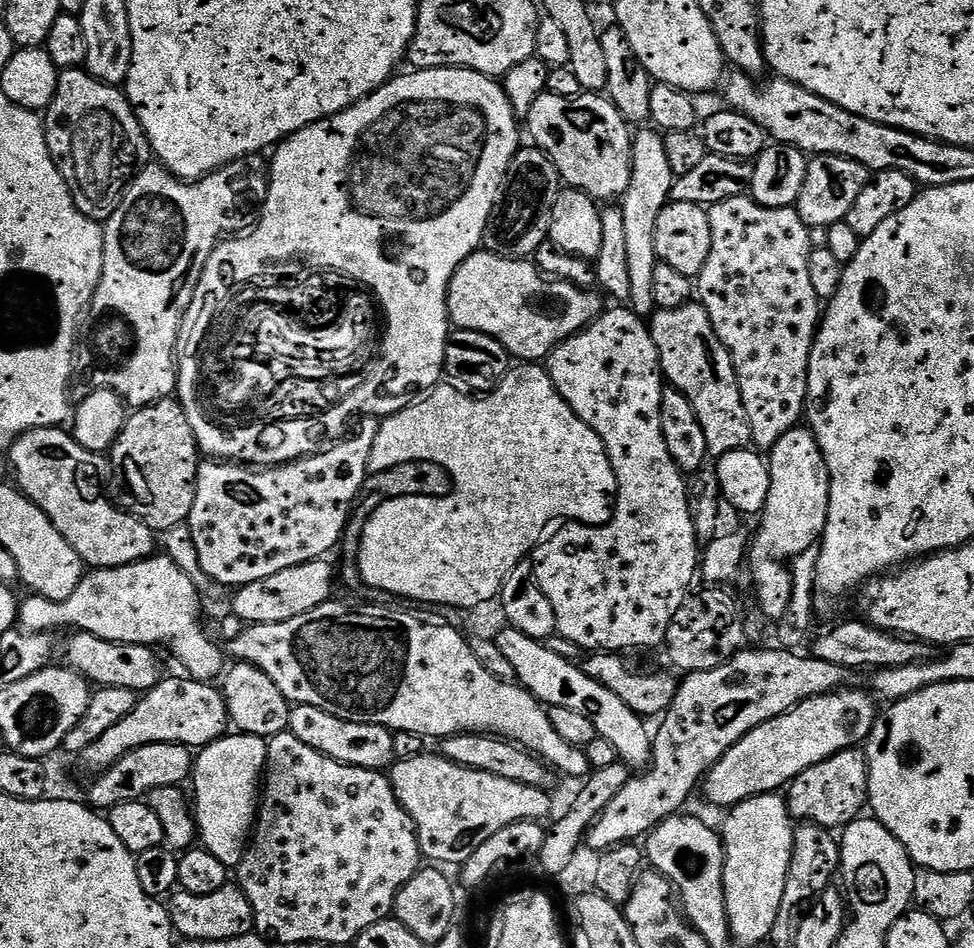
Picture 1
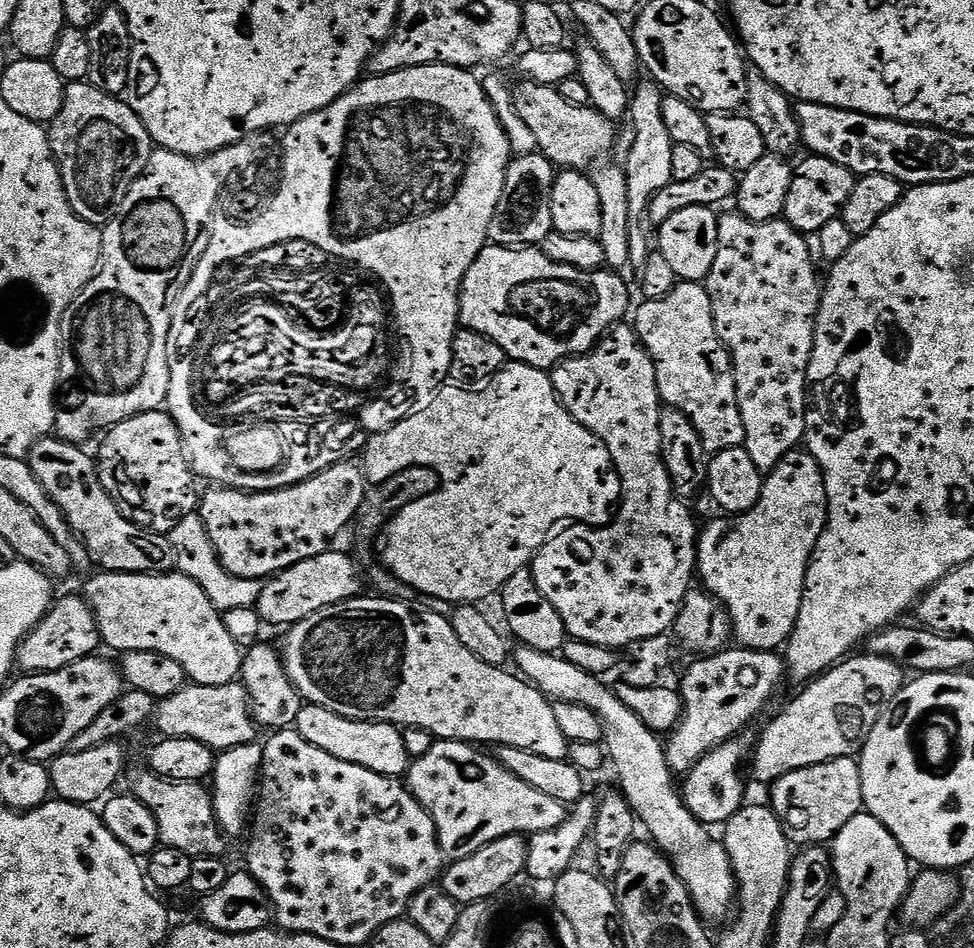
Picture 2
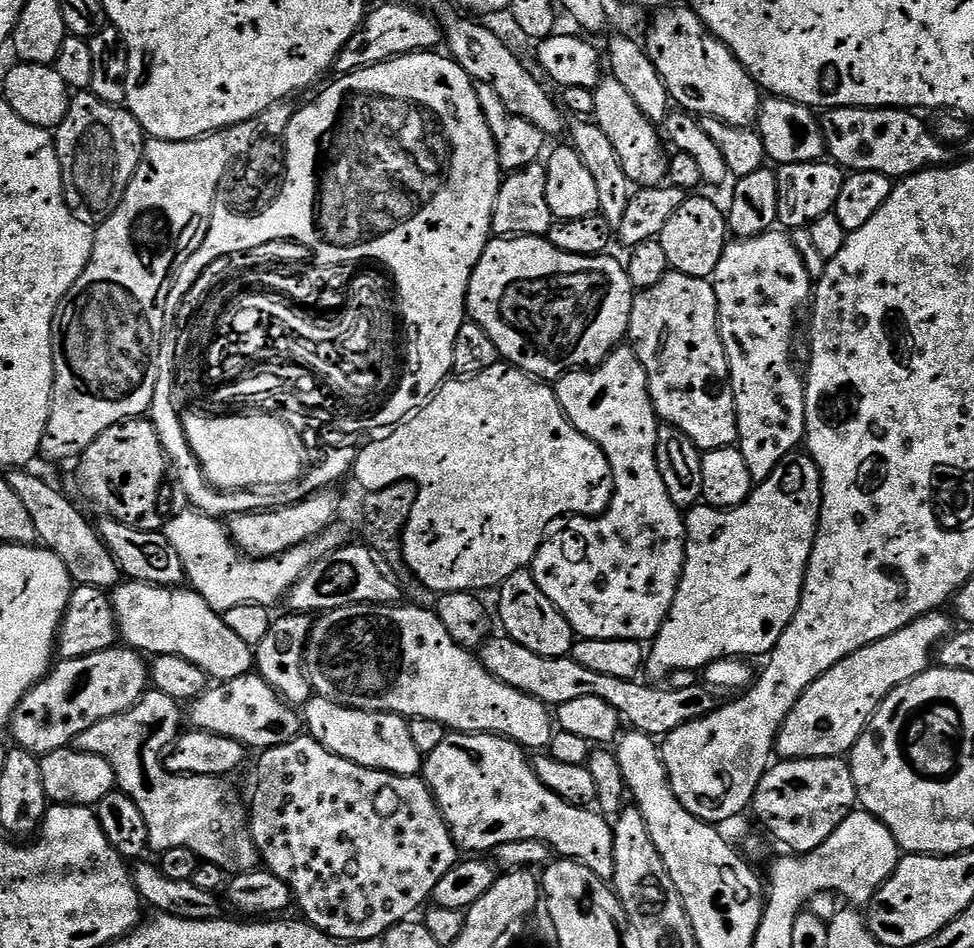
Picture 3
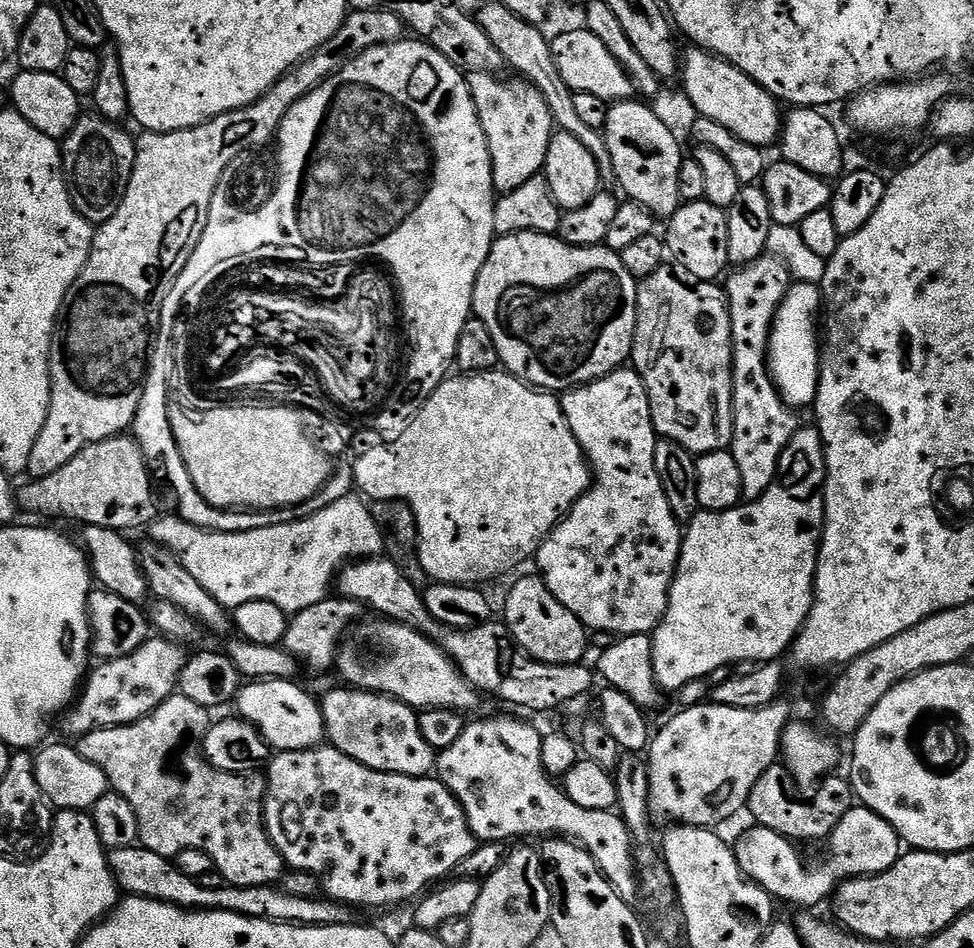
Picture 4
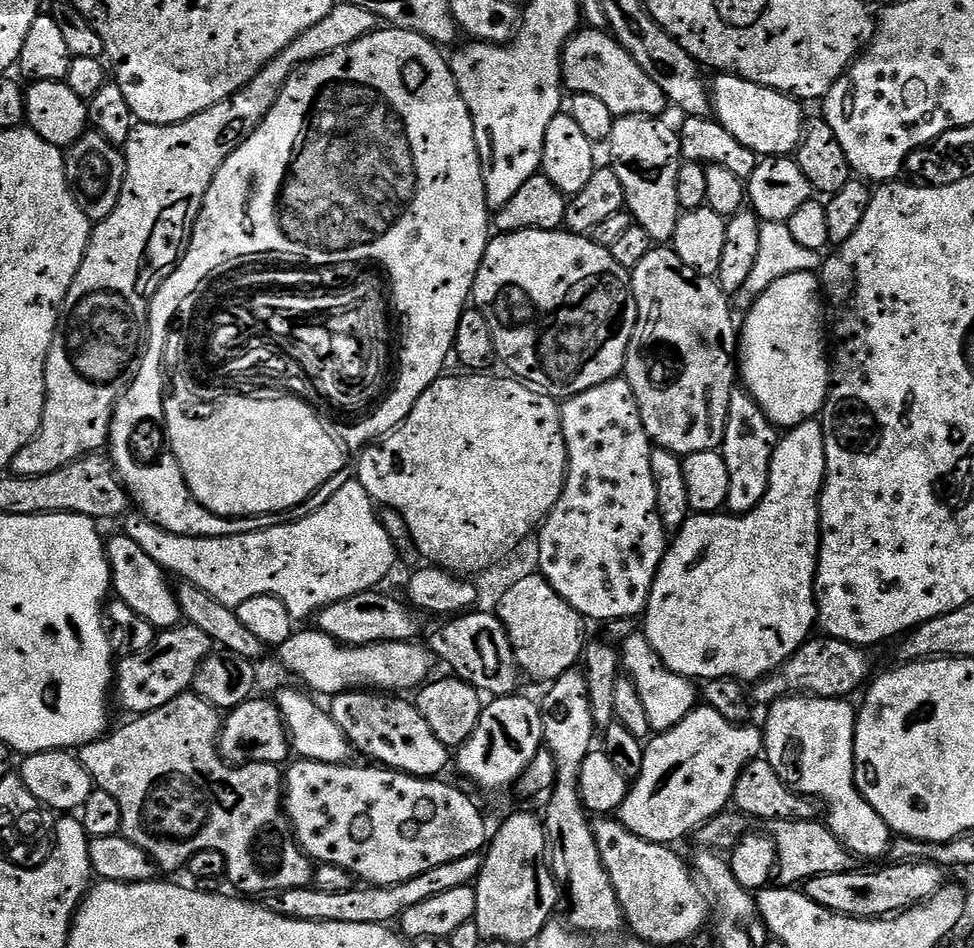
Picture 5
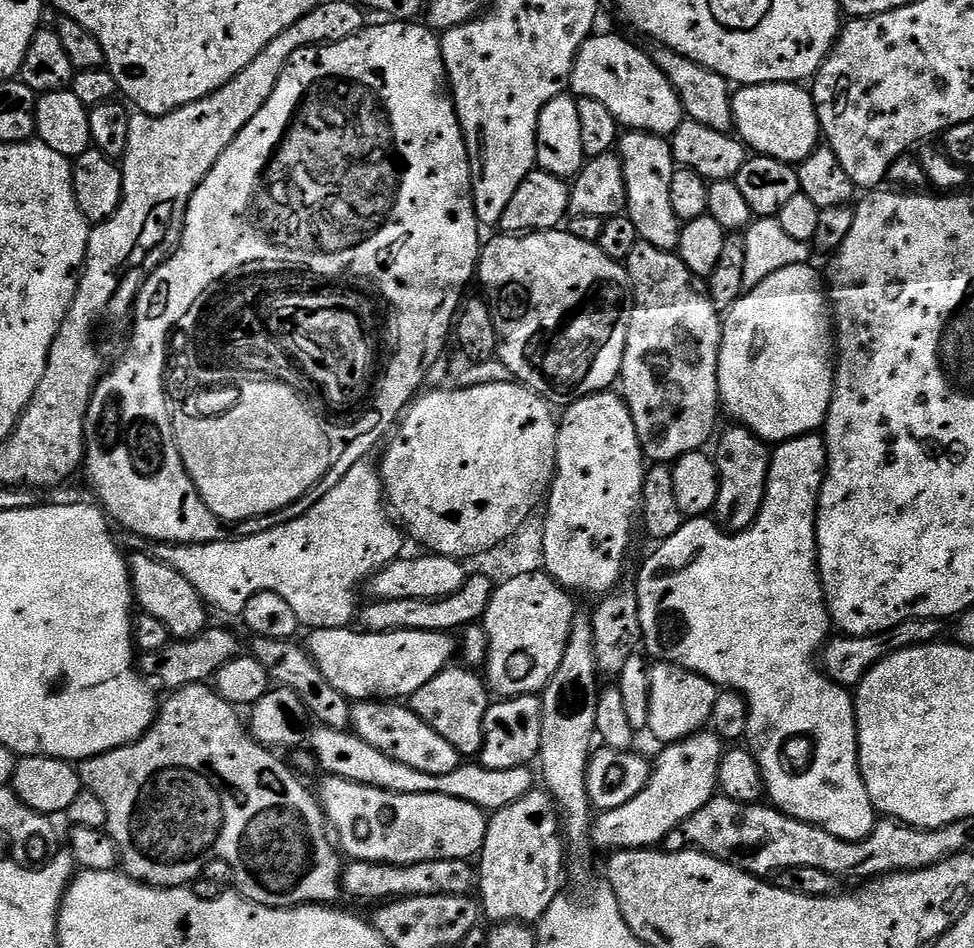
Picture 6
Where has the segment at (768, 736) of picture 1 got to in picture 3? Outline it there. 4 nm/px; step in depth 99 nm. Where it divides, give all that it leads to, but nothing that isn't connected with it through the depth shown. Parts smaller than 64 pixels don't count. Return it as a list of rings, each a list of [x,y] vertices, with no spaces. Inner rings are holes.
[[[937,610],[919,616],[902,630],[870,646],[862,646],[862,650],[854,650],[854,654],[826,670],[826,674],[822,674],[822,678],[815,680],[802,698],[798,698],[794,710],[790,710],[776,736],[775,755],[786,760],[847,757],[872,723],[880,703],[899,684],[910,682],[933,667],[934,653],[954,632],[953,617],[946,613]]]

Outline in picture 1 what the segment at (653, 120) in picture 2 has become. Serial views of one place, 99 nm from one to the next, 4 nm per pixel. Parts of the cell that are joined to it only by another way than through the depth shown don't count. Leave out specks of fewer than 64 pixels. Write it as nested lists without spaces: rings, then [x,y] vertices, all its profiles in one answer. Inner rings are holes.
[[[648,130],[637,131],[632,142],[632,181],[619,209],[626,222],[626,255],[630,269],[630,298],[627,303],[637,316],[648,318],[657,311],[654,302],[654,266],[658,261],[654,236],[658,230],[658,214],[662,214],[670,202],[672,185],[677,176],[672,173],[670,158],[666,156],[664,136],[656,130],[644,131]]]

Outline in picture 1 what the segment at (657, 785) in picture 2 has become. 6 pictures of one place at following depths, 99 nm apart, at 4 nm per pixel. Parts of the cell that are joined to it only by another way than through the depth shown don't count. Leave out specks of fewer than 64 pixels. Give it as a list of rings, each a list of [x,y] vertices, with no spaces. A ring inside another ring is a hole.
[[[507,626],[498,634],[495,638],[495,644],[498,646],[498,650],[502,652],[503,657],[510,662],[511,666],[514,666],[514,674],[520,687],[531,692],[541,704],[549,709],[561,708],[562,710],[575,710],[577,714],[586,714],[586,718],[590,718],[590,722],[594,722],[597,737],[610,742],[610,746],[614,746],[616,750],[617,757],[629,768],[644,770],[651,765],[653,733],[650,728],[648,732],[647,726],[644,725],[647,724],[645,717],[639,716],[634,710],[630,710],[630,706],[626,706],[626,702],[622,702],[622,698],[618,698],[618,694],[606,690],[606,686],[602,686],[602,682],[594,682],[594,678],[587,676],[579,663],[559,657],[551,650],[546,650],[543,642],[531,640],[529,636],[511,626]]]

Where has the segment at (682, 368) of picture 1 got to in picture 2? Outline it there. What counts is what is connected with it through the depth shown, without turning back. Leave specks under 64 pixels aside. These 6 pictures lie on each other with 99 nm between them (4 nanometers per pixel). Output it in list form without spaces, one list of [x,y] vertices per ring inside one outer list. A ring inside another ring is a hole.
[[[680,282],[664,298],[644,300],[641,305],[636,312],[634,327],[638,338],[654,362],[661,401],[674,410],[680,410],[693,423],[708,454],[743,448],[744,423],[738,410],[732,358],[724,343],[718,338],[718,330],[714,326],[714,310],[707,287],[700,282]]]

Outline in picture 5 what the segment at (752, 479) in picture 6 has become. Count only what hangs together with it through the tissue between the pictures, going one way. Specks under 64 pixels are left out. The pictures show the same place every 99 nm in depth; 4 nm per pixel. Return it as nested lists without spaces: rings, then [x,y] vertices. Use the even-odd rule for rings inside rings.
[[[743,387],[733,388],[722,445],[726,470],[730,473],[730,494],[726,505],[729,513],[752,512],[762,502],[770,482],[770,466],[780,437],[776,425],[768,421],[755,398]]]

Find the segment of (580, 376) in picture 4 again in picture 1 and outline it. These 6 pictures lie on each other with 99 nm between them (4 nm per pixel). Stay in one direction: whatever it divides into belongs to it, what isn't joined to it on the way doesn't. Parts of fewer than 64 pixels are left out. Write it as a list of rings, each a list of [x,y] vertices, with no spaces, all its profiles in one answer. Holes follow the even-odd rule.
[[[478,250],[462,262],[448,287],[448,319],[457,329],[481,332],[492,336],[520,362],[540,362],[547,358],[563,340],[577,336],[580,331],[600,317],[602,296],[599,291],[579,288],[568,280],[545,276],[531,259],[511,260],[487,250]]]

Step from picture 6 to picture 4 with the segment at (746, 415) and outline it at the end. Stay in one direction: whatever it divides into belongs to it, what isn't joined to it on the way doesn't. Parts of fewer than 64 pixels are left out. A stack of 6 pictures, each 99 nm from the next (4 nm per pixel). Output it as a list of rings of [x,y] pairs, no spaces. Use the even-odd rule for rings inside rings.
[[[793,283],[784,295],[780,308],[776,311],[776,321],[772,323],[772,333],[768,339],[768,373],[776,383],[776,389],[786,401],[789,408],[801,410],[813,403],[816,398],[816,387],[820,381],[820,344],[818,343],[818,313],[822,308],[822,297],[817,285]]]

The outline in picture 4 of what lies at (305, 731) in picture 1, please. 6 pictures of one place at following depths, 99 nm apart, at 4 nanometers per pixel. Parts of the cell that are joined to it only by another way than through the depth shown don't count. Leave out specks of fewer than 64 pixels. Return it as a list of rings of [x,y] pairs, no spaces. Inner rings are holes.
[[[339,687],[320,700],[326,740],[331,747],[379,772],[428,776],[435,769],[437,753],[422,738],[417,709],[381,692]]]

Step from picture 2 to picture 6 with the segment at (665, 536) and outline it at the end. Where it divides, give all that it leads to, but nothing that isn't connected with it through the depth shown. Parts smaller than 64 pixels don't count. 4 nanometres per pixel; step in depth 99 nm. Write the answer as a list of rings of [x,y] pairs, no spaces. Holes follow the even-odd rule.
[[[605,390],[596,392],[581,400],[567,405],[563,409],[564,417],[561,415],[556,429],[556,477],[552,479],[551,489],[546,497],[546,509],[543,513],[545,520],[545,564],[543,571],[547,572],[553,580],[562,588],[568,589],[569,593],[589,592],[595,598],[603,598],[609,592],[615,592],[621,587],[624,576],[624,567],[628,564],[628,551],[632,548],[632,531],[638,528],[638,517],[642,512],[644,502],[644,473],[646,471],[646,457],[642,446],[638,442],[638,430],[634,426],[634,418],[628,409],[628,403],[624,401],[623,395],[615,391]]]

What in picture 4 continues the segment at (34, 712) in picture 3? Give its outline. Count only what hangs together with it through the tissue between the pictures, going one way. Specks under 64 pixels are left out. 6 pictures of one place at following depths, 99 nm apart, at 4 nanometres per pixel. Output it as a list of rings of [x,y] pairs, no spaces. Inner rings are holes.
[[[156,634],[138,646],[134,654],[126,654],[126,658],[97,663],[88,672],[74,703],[63,713],[65,734],[72,736],[68,738],[79,738],[99,728],[133,724],[153,712],[177,691],[180,671],[189,658],[184,648],[183,643]]]

